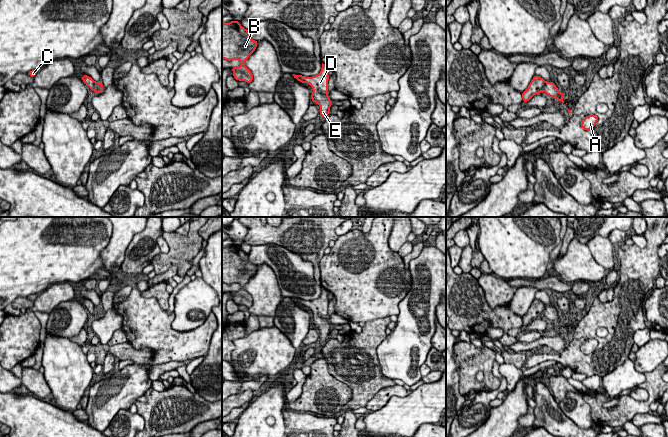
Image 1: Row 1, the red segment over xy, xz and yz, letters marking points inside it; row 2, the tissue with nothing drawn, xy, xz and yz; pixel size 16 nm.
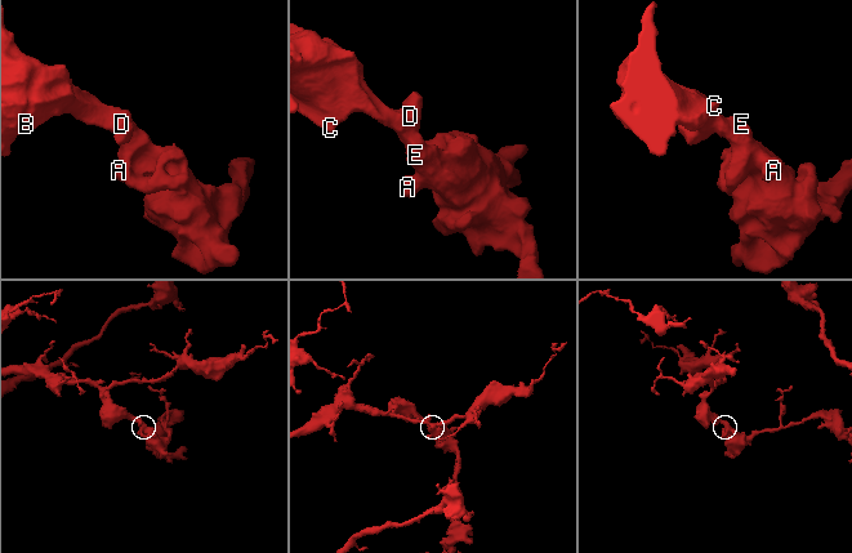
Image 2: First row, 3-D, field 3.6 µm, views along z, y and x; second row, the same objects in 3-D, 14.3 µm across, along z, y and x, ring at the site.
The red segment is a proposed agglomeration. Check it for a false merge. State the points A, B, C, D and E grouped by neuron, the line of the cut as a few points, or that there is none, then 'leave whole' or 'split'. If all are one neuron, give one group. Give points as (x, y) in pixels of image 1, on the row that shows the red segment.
groups A B C D E; cut none; leave whole

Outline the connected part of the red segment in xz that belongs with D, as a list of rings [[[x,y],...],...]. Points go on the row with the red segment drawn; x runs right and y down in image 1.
[[[322,63],[321,71],[318,75],[312,77],[306,77],[302,75],[293,74],[294,78],[301,83],[308,83],[312,89],[311,100],[320,106],[321,117],[326,117],[329,115],[331,100],[327,94],[328,92],[328,75],[329,67]]]

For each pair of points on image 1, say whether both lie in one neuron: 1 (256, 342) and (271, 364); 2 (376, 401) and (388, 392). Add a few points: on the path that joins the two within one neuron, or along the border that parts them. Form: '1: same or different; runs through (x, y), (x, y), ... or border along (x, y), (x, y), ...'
1: same; runs through (261, 347), (267, 353), (269, 359)
2: same; runs through (379, 400), (385, 394)

